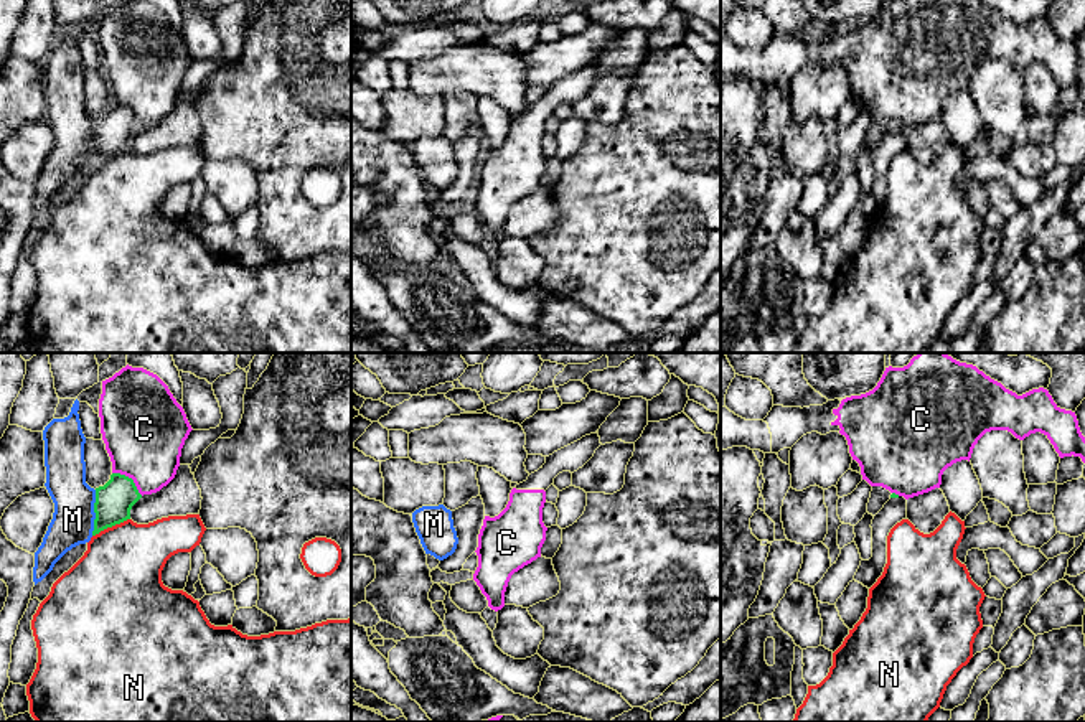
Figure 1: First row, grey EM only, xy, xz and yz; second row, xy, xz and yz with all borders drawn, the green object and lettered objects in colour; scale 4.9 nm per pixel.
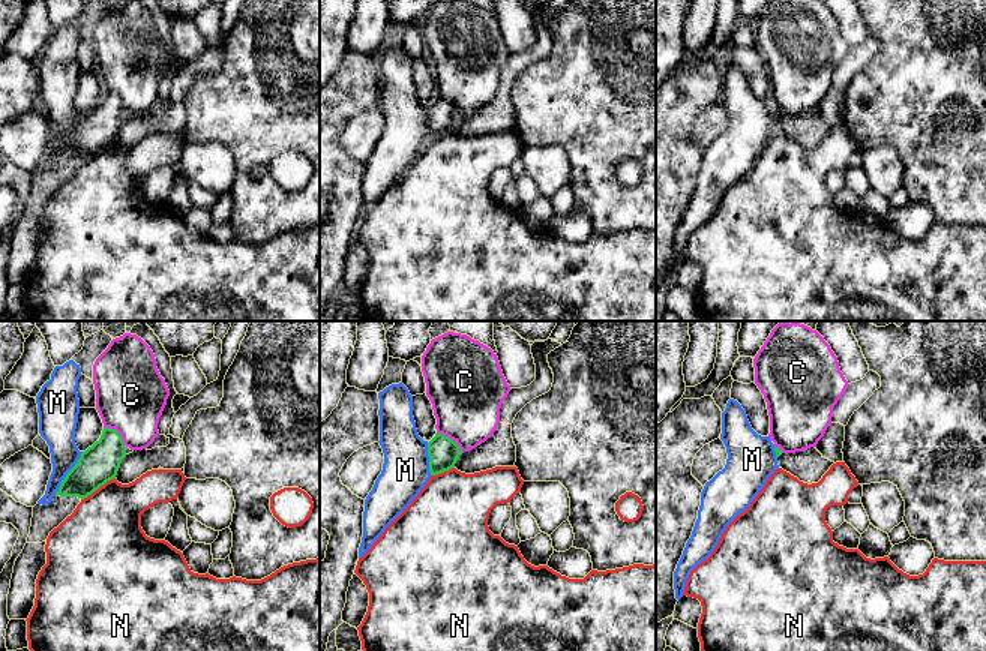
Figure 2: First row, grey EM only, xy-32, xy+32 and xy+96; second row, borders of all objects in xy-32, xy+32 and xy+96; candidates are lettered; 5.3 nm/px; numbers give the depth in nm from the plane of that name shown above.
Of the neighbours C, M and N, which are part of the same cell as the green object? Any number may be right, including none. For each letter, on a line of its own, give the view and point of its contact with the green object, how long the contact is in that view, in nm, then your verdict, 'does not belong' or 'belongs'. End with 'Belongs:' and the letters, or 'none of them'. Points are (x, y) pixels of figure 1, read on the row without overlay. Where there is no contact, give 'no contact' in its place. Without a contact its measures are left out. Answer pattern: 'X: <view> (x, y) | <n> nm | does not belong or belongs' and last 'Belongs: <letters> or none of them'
C: xy (131, 109) | 190 nm | does not belong
M: xy (94, 142) | 220 nm | does not belong
N: xy (111, 157) | 200 nm | does not belong
Belongs: none of them

